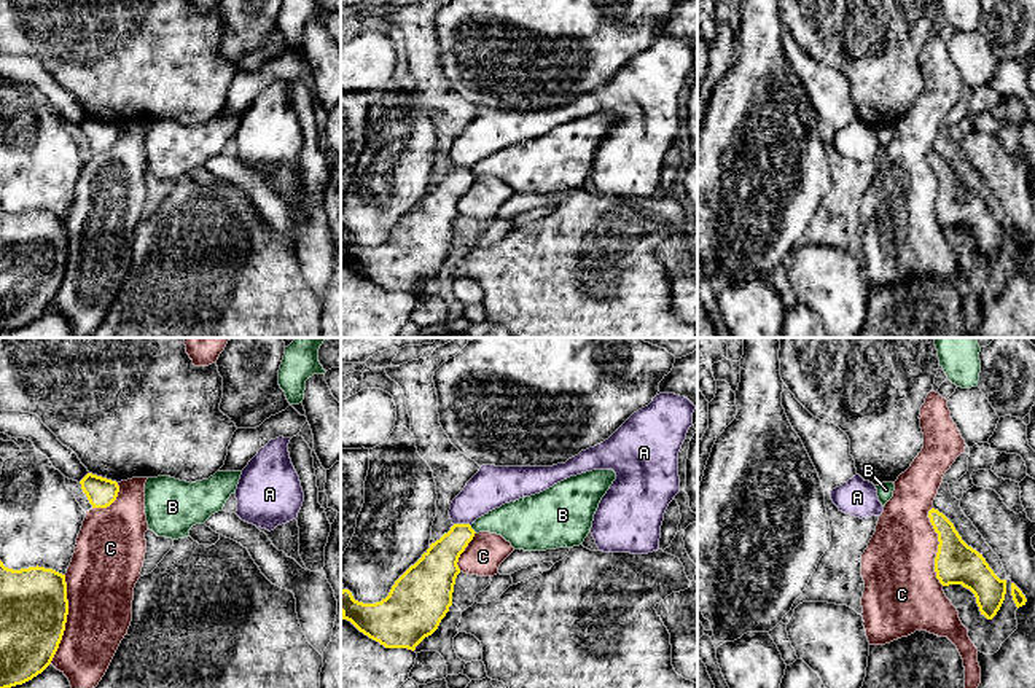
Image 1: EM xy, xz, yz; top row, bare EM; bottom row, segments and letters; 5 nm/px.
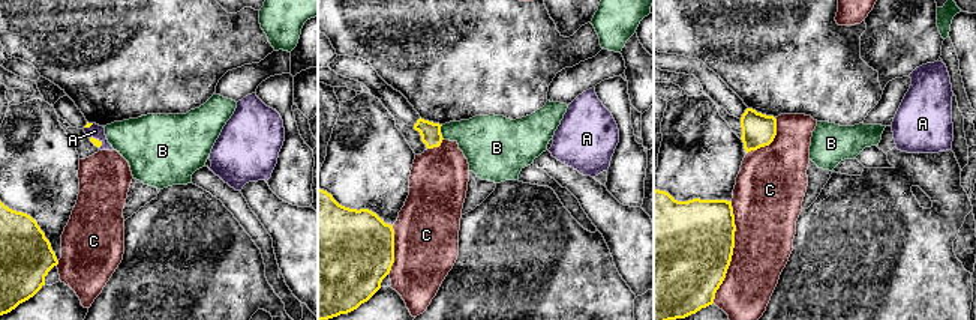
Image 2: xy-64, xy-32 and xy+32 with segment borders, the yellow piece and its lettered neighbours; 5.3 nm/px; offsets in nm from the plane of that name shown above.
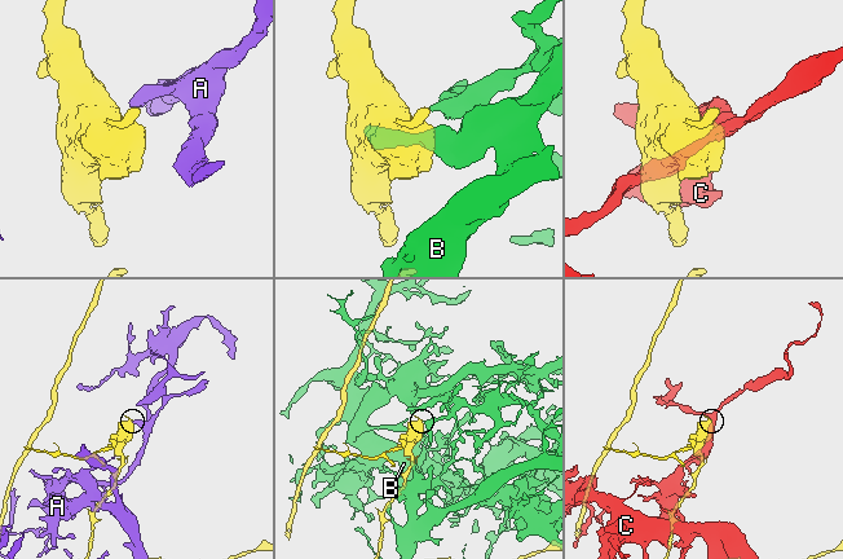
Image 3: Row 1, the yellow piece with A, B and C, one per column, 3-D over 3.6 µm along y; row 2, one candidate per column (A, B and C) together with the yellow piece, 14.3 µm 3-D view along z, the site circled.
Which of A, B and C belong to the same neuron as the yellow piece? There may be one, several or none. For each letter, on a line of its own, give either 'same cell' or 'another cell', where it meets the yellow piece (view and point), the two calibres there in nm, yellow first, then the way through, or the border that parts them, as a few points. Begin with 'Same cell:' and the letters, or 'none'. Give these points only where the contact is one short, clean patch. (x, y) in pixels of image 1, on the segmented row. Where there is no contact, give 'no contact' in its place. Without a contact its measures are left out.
Same cell: none
A: another cell; meets yellow in xz at (462, 524); 190 nm thick on the yellow side, 220 nm on the other; border along xz (454, 523), (467, 523), (470, 526)
B: another cell; meets yellow in xz at (472, 529); 190 nm thick on the yellow side, 220 nm on the other; border along xz (470, 526), (476, 532)
C: another cell; meets yellow in xy at (66, 620); 340 nm thick on the yellow side, 340 nm on the other

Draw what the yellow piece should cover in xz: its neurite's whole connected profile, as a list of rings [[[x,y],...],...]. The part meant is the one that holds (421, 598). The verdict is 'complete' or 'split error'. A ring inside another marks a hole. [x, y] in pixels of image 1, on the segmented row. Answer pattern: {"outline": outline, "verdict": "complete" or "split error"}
{"outline": [[[454,524],[395,581],[381,602],[363,604],[342,589],[342,620],[385,648],[414,651],[449,612],[460,573],[457,562],[475,534],[470,524]]], "verdict": "complete"}

